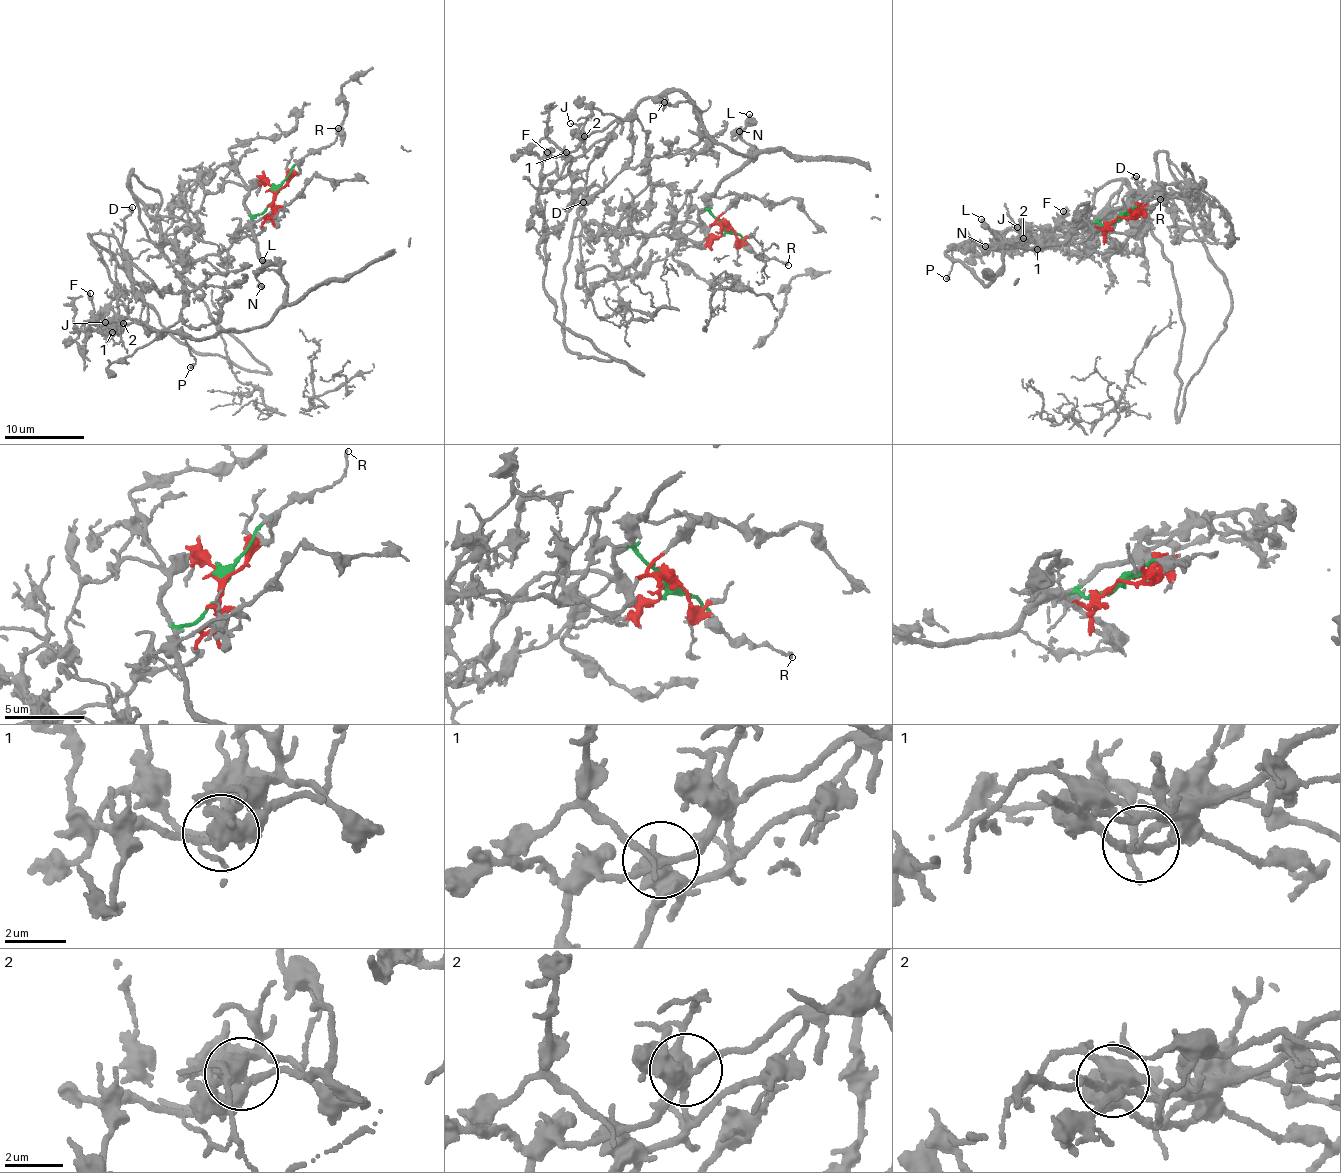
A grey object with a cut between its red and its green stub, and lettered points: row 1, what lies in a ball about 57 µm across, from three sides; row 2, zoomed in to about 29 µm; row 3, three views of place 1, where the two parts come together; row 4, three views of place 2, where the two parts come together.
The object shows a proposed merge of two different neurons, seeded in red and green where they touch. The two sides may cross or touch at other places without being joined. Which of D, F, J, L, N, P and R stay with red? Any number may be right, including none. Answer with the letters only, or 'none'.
D, J

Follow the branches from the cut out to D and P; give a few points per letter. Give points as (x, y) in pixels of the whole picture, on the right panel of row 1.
D: (1116, 219), (1104, 235), (1114, 251), (1140, 221), (1162, 150), (1231, 298), (1177, 417), (1181, 303), (1136, 176)
P: (1116, 219), (1084, 221), (1061, 243), (1004, 246), (1003, 271), (985, 285), (948, 249), (945, 278)

